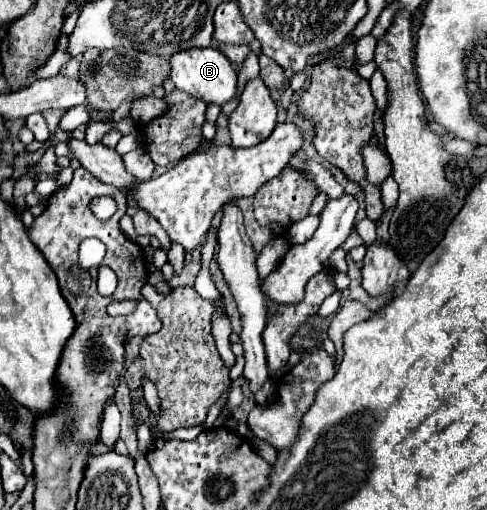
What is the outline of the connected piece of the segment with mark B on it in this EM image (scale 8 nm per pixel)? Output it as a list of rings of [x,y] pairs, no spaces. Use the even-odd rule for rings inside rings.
[[[193,47],[191,51],[179,51],[179,55],[169,57],[169,63],[175,87],[193,97],[201,97],[207,103],[225,105],[235,95],[237,71],[231,65],[231,61],[215,47]]]

